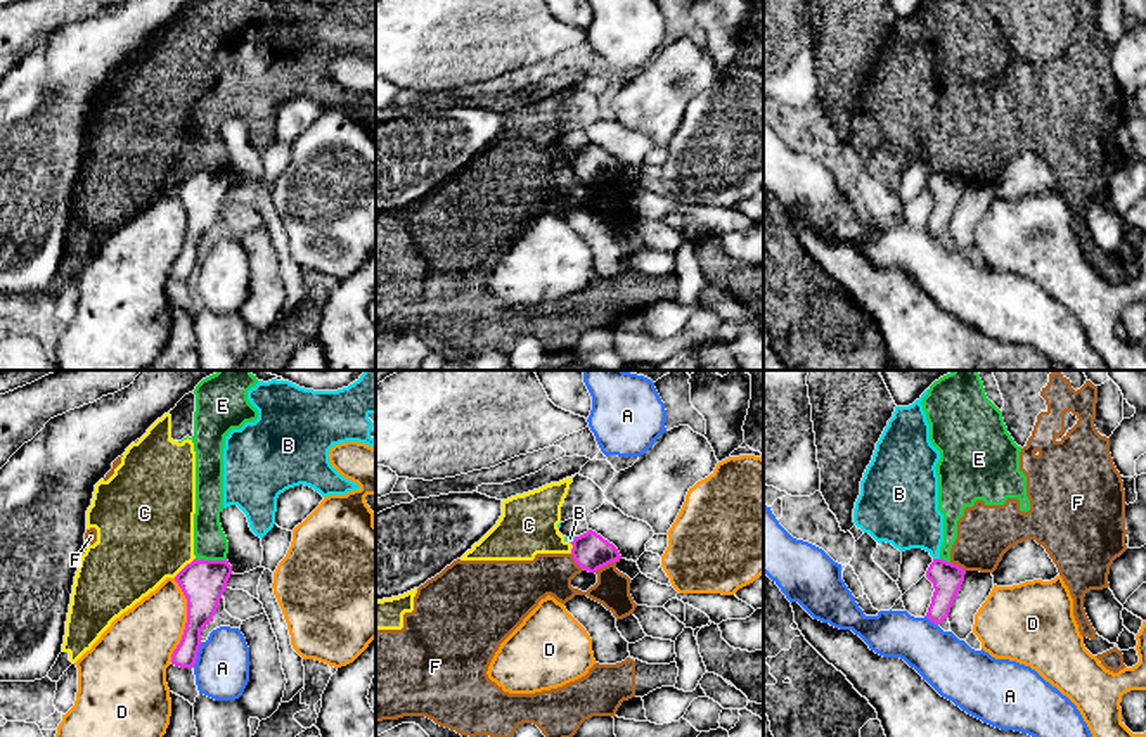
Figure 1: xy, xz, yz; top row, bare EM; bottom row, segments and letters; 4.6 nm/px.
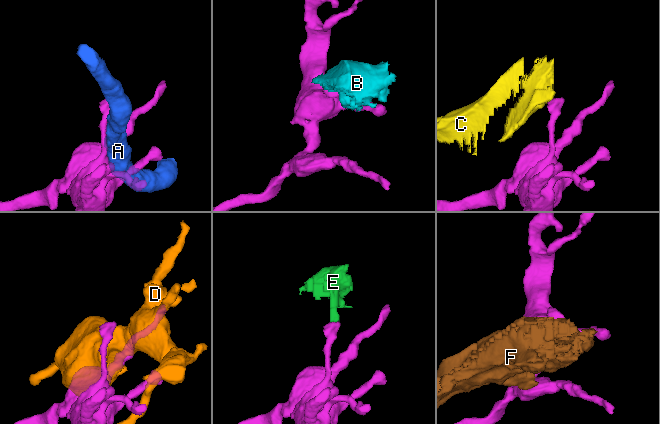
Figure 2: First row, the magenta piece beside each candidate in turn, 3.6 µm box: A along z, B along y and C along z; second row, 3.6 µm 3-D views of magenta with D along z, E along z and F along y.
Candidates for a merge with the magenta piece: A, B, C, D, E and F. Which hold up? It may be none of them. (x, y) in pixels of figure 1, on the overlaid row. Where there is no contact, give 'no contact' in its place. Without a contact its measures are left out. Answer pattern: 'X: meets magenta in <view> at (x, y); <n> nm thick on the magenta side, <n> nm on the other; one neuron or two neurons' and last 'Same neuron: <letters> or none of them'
A: meets magenta in xy at (196, 654); 140 nm thick on the magenta side, 260 nm on the other; two neurons
B: meets magenta in yz at (937, 559); 140 nm thick on the magenta side, 300 nm on the other; two neurons
C: meets magenta in xy at (186, 566); 200 nm thick on the magenta side, 440 nm on the other; two neurons
D: meets magenta in xy at (187, 620); 200 nm thick on the magenta side, 300 nm on the other; two neurons
E: meets magenta in xy at (212, 561); 200 nm thick on the magenta side, 160 nm on the other; two neurons
F: meets magenta in xz at (606, 564); 170 nm thick on the magenta side, 180 nm on the other; two neurons
Same neuron: none of them

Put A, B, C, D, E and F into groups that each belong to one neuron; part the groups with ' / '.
A / B C E F / D

